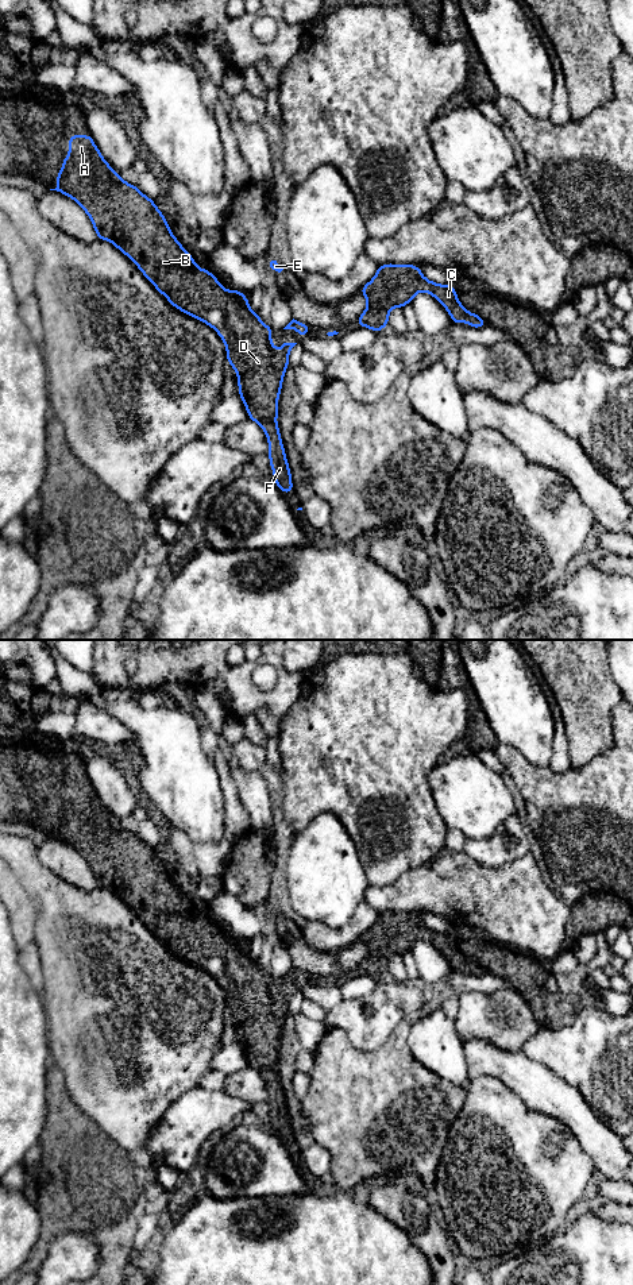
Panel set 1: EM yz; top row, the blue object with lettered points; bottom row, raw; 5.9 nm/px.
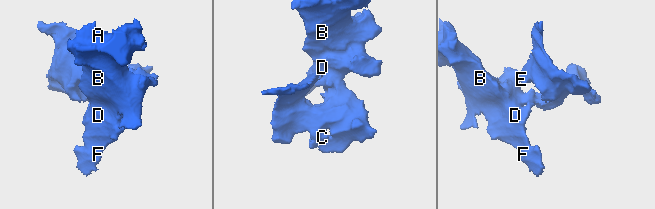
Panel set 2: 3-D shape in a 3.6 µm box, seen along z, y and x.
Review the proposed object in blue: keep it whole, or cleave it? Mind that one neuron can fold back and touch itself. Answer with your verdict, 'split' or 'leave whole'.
leave whole

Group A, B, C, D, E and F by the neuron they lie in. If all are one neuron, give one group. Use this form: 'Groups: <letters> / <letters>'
Groups: A B C D E F

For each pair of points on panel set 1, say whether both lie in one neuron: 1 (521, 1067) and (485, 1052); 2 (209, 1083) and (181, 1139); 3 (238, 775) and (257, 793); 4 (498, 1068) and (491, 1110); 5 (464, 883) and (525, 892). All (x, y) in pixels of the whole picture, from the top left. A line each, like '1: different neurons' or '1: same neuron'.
1: same neuron
2: different neurons
3: same neuron
4: different neurons
5: same neuron

